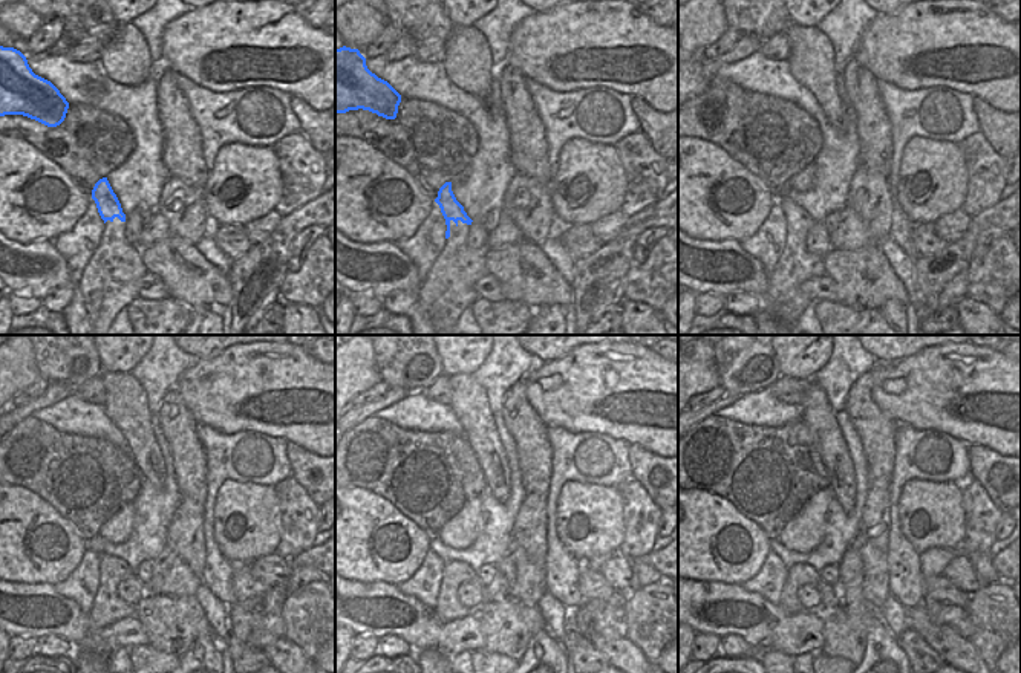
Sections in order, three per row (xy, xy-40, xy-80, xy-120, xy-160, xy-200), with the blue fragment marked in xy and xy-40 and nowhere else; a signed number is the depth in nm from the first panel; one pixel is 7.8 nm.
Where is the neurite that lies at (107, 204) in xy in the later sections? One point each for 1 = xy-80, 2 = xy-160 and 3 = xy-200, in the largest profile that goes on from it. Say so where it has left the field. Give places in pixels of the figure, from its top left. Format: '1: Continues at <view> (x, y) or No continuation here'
1: Continues at xy-80 (792, 210)
2: Continues at xy-160 (459, 571)
3: Continues at xy-200 (801, 574).

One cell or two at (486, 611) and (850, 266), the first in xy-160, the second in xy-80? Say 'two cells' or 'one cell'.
one cell

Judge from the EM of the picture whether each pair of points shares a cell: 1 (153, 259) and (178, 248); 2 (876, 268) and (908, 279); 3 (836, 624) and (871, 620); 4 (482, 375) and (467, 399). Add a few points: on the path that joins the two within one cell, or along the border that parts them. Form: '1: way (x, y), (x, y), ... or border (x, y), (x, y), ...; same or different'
1: way (159, 259), (172, 248); same
2: border (877, 245), (903, 285), (910, 303); different
3: border (841, 606), (865, 629), (864, 656); different
4: border (472, 375), (486, 392), (493, 413); different

